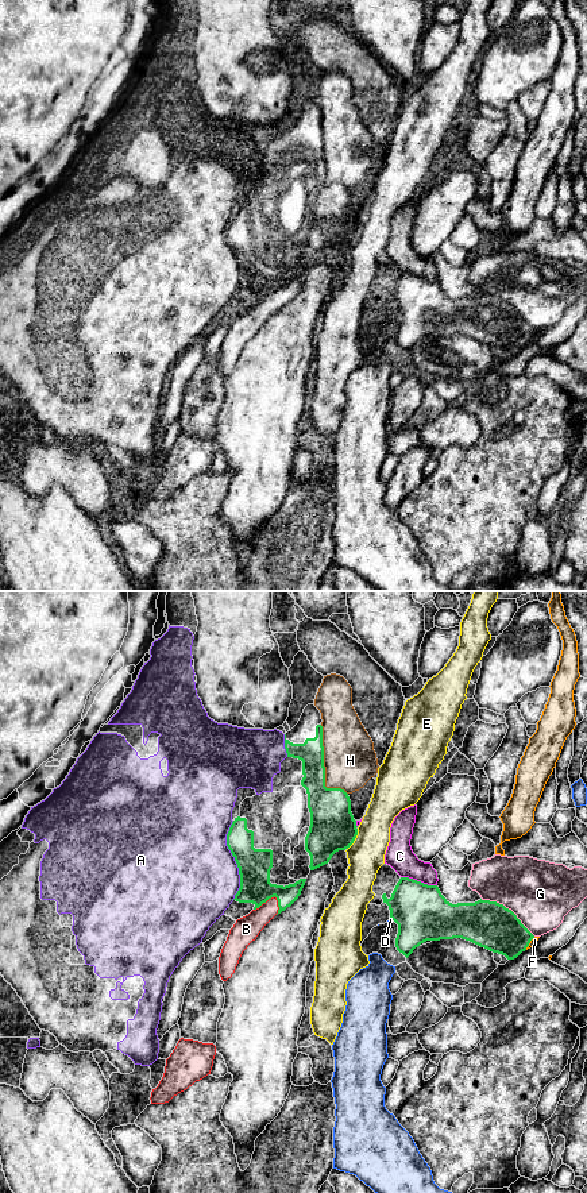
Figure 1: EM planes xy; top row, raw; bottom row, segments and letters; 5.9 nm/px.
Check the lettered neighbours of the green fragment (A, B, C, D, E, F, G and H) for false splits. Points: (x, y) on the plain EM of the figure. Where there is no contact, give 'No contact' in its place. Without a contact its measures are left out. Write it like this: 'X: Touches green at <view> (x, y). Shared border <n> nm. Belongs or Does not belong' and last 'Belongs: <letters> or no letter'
A: Touches green at xy (235, 255). Shared border 480 nm. Does not belong
B: Touches green at xy (266, 296). Shared border 160 nm. Does not belong
C: Touches green at xy (418, 277). Shared border 220 nm. Does not belong
D: Touches green at xy (392, 313). Shared border 30 nm. Does not belong
E: Touches green at xy (354, 235). Shared border 140 nm. Does not belong
F: Touches green at xy (529, 338). Shared border 100 nm. Does not belong
G: Touches green at xy (508, 304). Shared border 400 nm. Does not belong
H: Touches green at xy (324, 162). Shared border 440 nm. Does not belong
Belongs: no letter

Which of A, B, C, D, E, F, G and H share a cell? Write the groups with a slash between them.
A / B C / D / E / F / G / H

